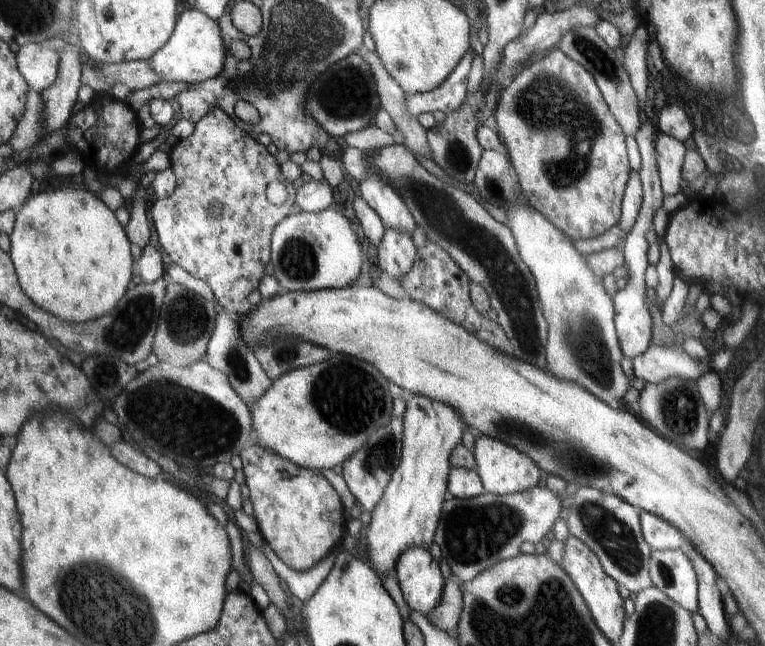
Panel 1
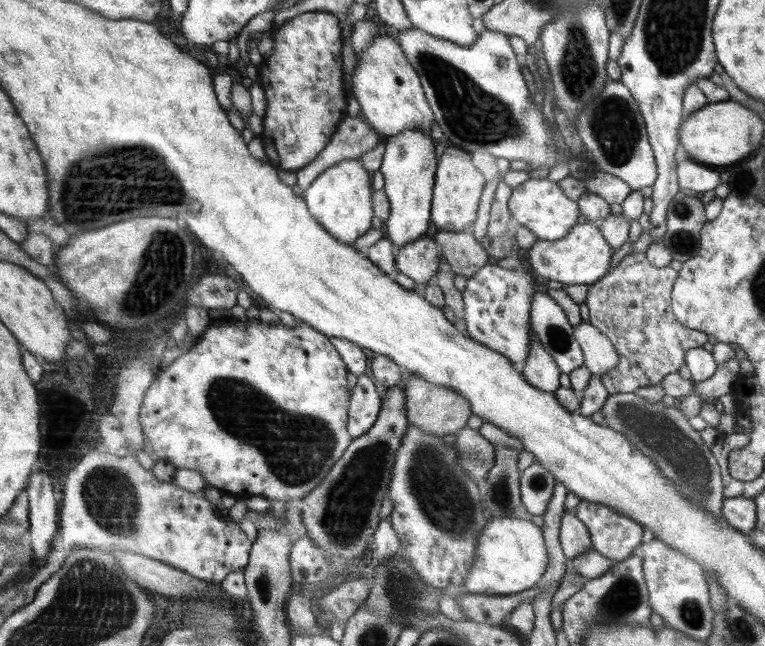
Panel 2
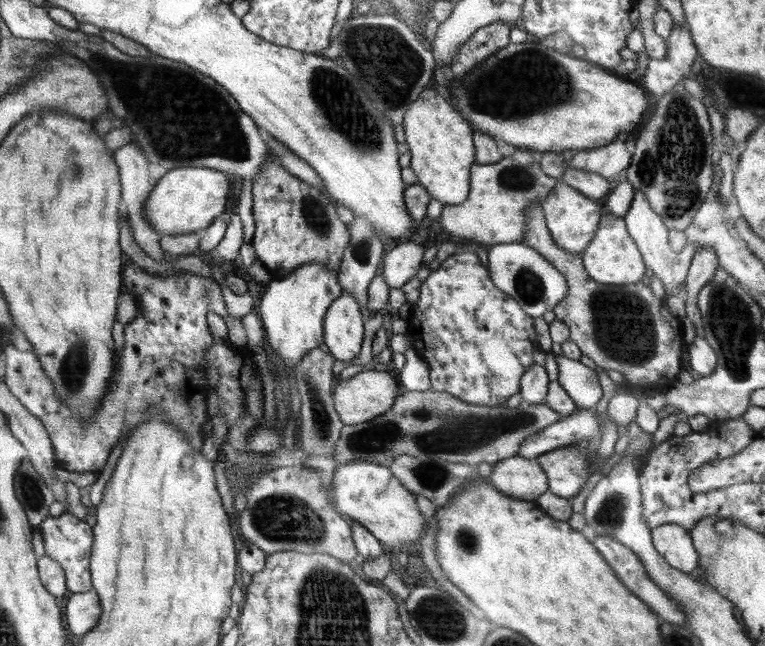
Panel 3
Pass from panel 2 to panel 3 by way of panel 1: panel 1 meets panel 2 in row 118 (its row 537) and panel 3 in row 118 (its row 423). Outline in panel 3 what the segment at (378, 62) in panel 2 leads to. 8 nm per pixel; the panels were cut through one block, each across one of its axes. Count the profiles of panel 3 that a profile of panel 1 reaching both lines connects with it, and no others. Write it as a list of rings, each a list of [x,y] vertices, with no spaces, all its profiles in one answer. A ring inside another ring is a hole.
[[[428,86],[408,107],[403,118],[406,145],[412,153],[410,168],[431,198],[444,205],[462,204],[470,190],[470,170],[475,158],[473,129],[448,100]]]

